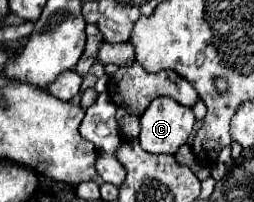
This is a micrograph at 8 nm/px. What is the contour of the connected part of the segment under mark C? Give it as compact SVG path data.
M156 97L140 117L140 145L150 153L176 153L188 141L194 113L170 97Z

